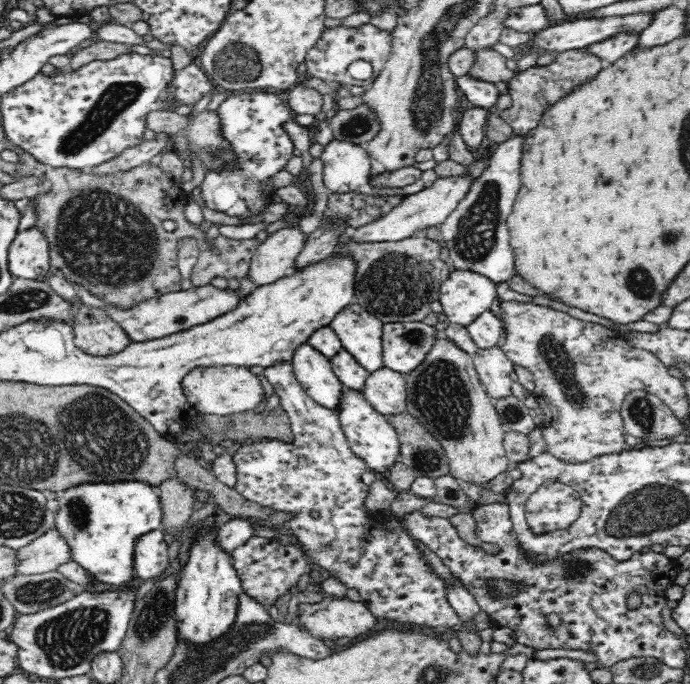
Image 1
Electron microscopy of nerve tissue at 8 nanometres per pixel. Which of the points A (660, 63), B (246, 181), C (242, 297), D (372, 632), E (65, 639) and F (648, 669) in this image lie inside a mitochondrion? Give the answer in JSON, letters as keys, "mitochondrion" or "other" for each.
{"A":"other","B":"mitochondrion","C":"other","D":"other","E":"mitochondrion","F":"mitochondrion"}

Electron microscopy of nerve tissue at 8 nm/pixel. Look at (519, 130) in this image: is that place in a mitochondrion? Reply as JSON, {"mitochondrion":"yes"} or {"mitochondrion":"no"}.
{"mitochondrion":"no"}

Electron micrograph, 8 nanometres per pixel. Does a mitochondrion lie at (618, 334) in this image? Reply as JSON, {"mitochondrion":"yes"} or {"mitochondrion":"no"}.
{"mitochondrion":"no"}

